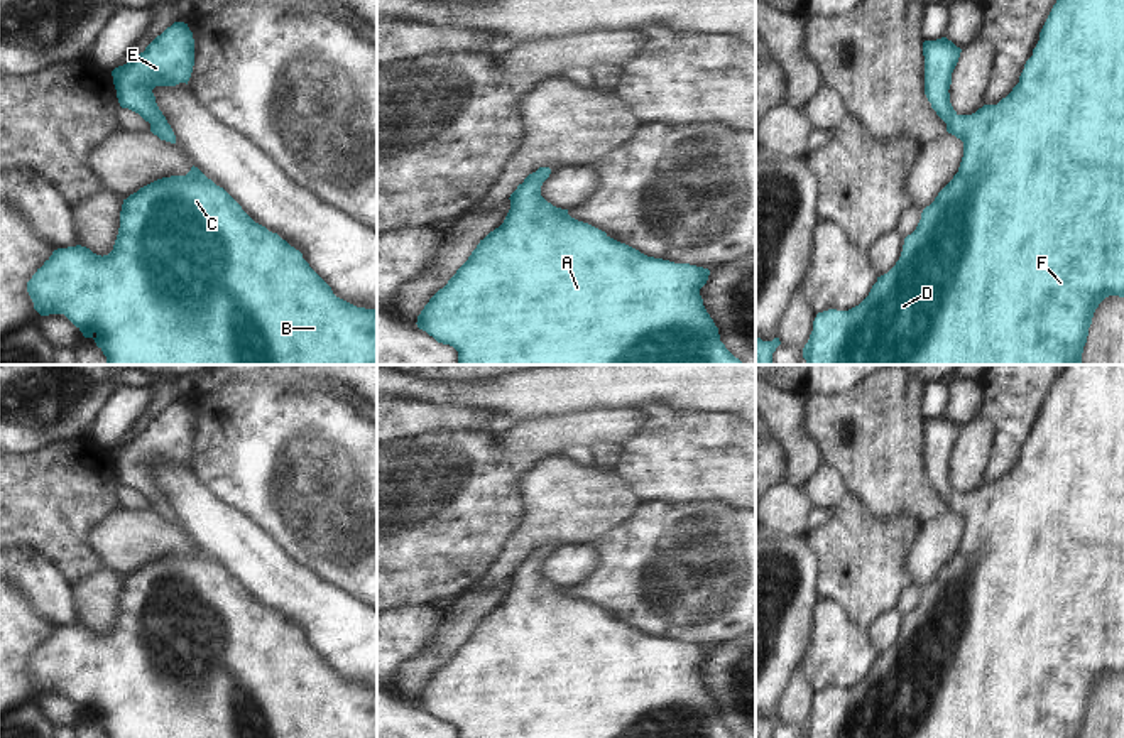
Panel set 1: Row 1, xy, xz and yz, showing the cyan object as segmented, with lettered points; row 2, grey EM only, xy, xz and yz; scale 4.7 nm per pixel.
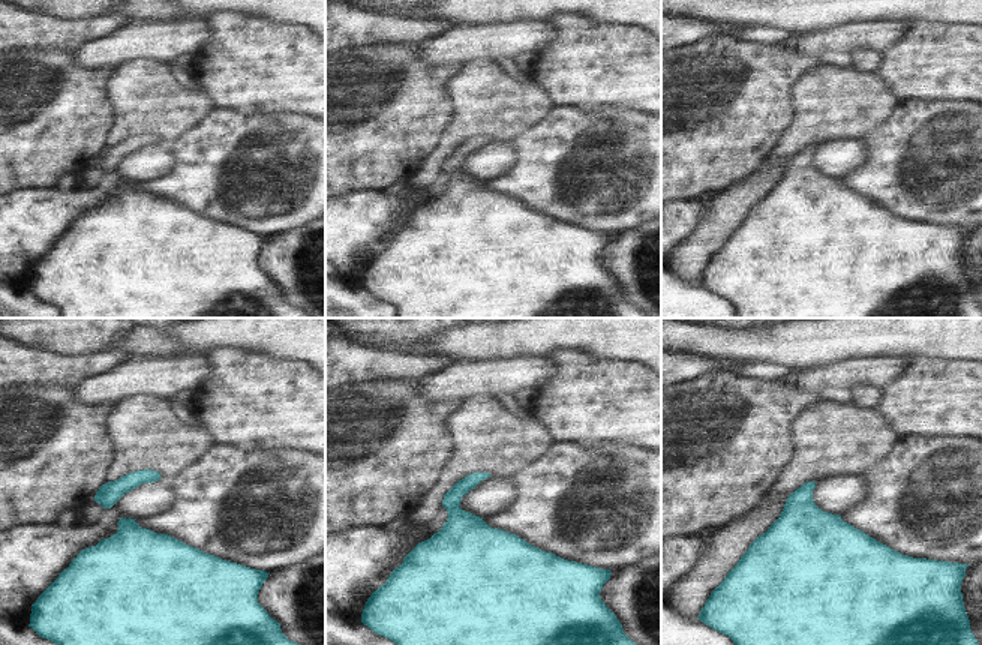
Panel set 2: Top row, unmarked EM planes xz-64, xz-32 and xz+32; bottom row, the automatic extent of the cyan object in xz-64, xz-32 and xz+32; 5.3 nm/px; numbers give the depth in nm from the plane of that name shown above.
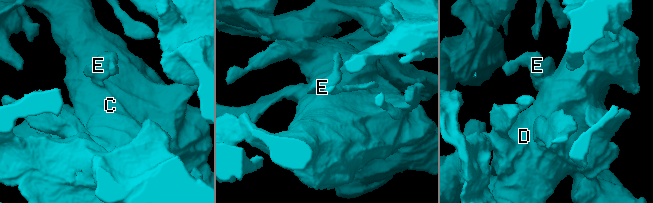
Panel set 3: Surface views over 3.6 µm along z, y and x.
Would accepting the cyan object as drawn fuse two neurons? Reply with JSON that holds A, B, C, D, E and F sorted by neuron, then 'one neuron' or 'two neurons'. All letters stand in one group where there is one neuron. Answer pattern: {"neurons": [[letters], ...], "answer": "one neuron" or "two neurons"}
{"neurons": [["A", "B", "C", "D", "E", "F"]], "answer": "one neuron"}

